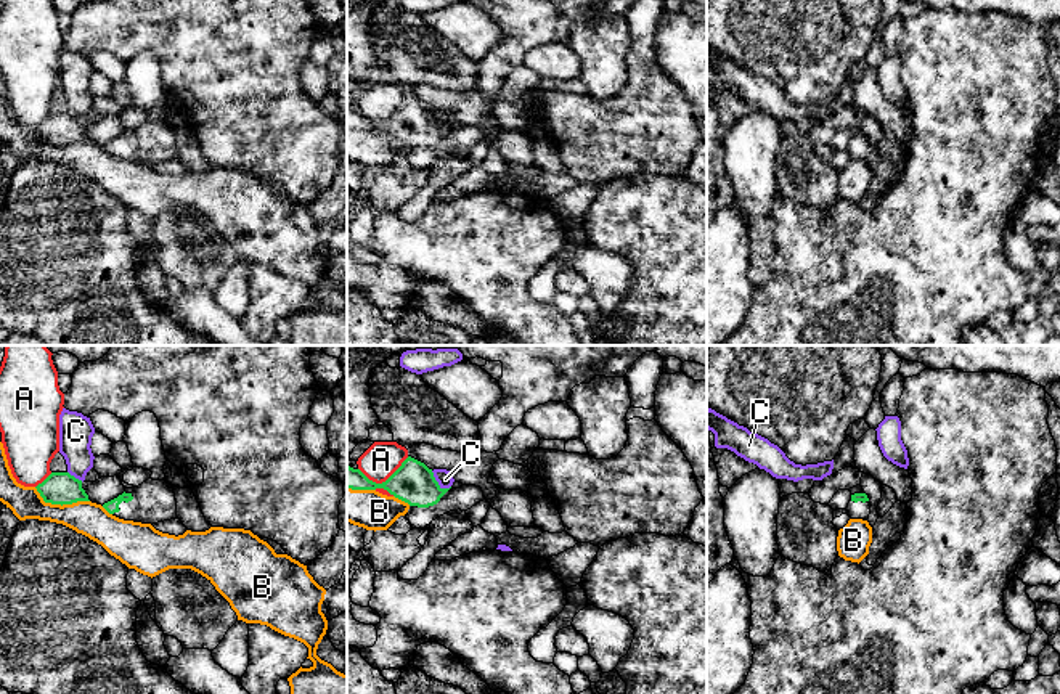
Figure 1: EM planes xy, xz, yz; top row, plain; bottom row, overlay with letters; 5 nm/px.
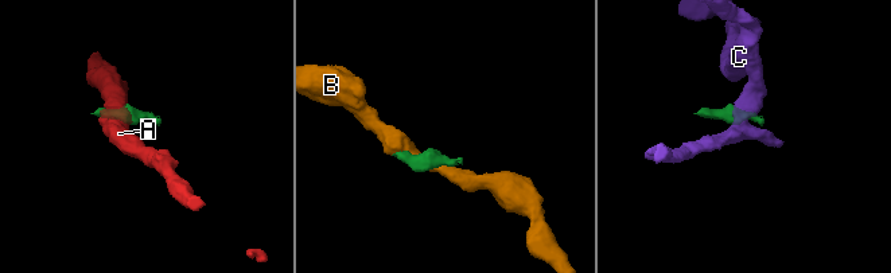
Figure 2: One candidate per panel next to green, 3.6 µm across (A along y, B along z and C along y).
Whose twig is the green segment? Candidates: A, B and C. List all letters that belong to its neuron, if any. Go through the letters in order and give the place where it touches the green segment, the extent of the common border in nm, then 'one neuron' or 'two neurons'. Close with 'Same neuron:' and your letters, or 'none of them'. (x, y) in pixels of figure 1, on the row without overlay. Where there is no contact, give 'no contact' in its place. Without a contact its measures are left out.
A: meets green in xz at (383, 122); contact 260 nm long; two neurons
B: meets green in xy at (60, 143); contact 280 nm long; two neurons
C: meets green in xz at (437, 124); contact 130 nm long; two neurons
Same neuron: none of them

